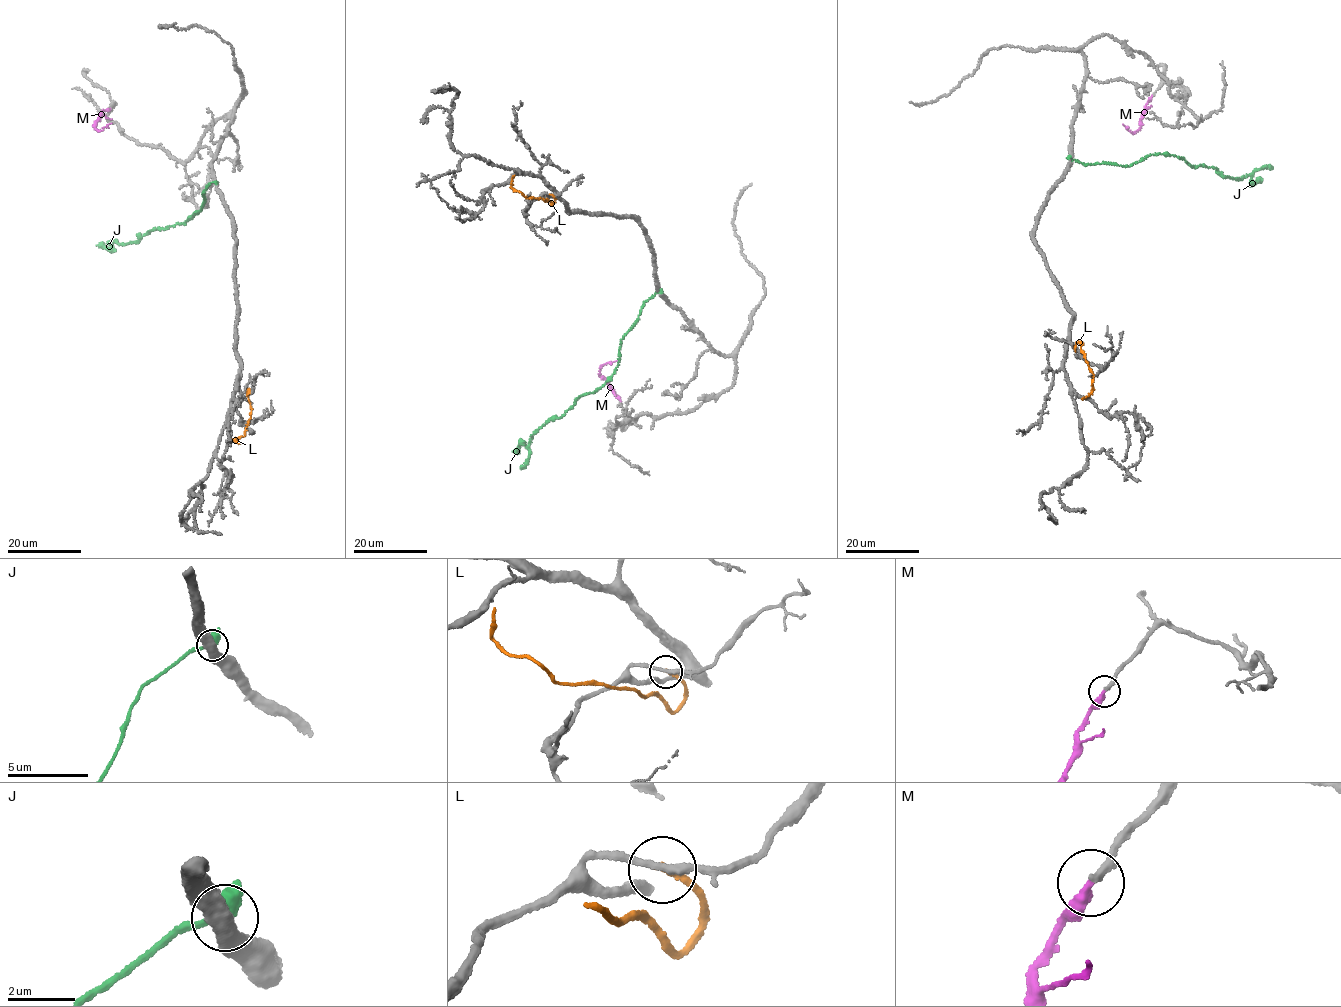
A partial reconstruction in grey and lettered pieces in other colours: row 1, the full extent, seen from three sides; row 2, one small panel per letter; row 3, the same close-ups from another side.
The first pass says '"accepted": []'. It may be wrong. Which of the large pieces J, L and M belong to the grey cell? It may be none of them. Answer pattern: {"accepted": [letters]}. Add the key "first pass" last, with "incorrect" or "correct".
{"accepted": ["M"], "first pass": "incorrect"}

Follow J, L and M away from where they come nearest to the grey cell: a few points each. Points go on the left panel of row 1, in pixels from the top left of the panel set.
J: (216, 183), (205, 188), (205, 199), (197, 213), (180, 224), (149, 231), (137, 242), (108, 243)
L: (247, 395), (249, 389), (248, 422), (245, 434), (234, 440), (239, 443)
M: (110, 110), (102, 112), (94, 127), (100, 130), (111, 124)

